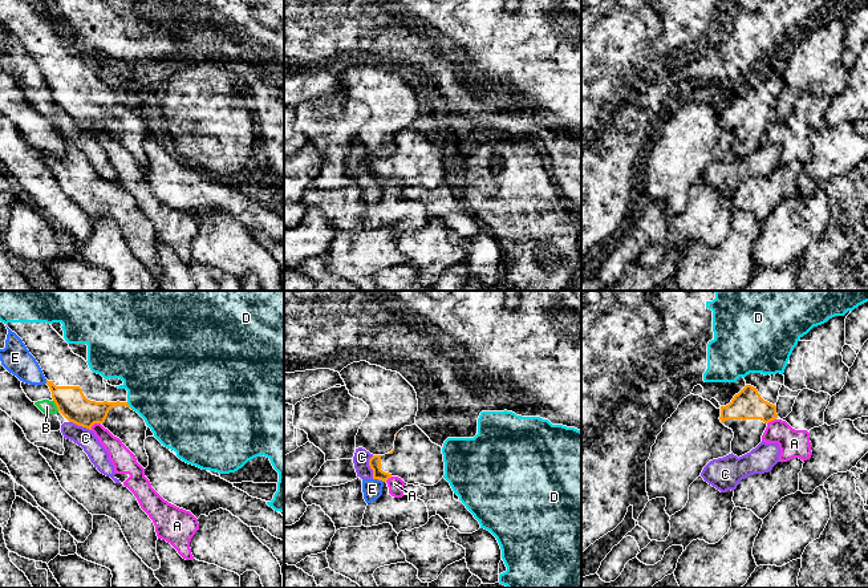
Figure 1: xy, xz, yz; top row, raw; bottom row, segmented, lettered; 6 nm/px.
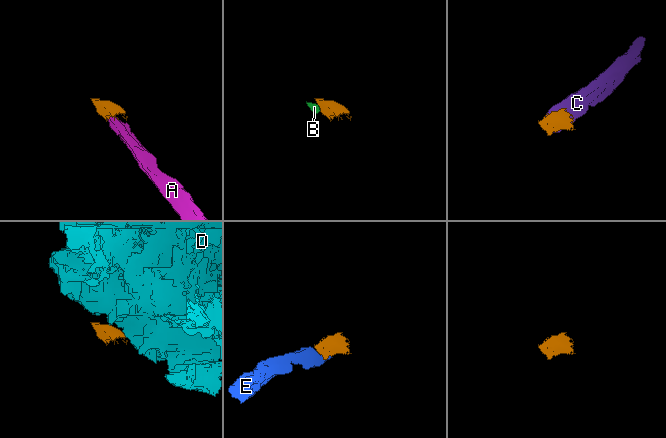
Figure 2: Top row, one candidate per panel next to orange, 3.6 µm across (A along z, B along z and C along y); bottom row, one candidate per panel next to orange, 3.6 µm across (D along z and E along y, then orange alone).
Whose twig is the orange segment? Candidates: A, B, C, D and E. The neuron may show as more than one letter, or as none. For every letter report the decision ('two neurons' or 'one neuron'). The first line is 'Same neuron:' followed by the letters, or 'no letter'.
Same neuron: no letter
A: two neurons
B: two neurons
C: two neurons
D: two neurons
E: two neurons

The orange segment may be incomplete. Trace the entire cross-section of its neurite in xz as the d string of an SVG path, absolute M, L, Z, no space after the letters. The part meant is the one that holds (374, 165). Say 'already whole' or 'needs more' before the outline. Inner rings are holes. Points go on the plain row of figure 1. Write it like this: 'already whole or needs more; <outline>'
needs more; M405 129L396 137L394 151L369 162L373 182L386 184L392 179L407 187L434 188L445 178L442 150L417 129Z

